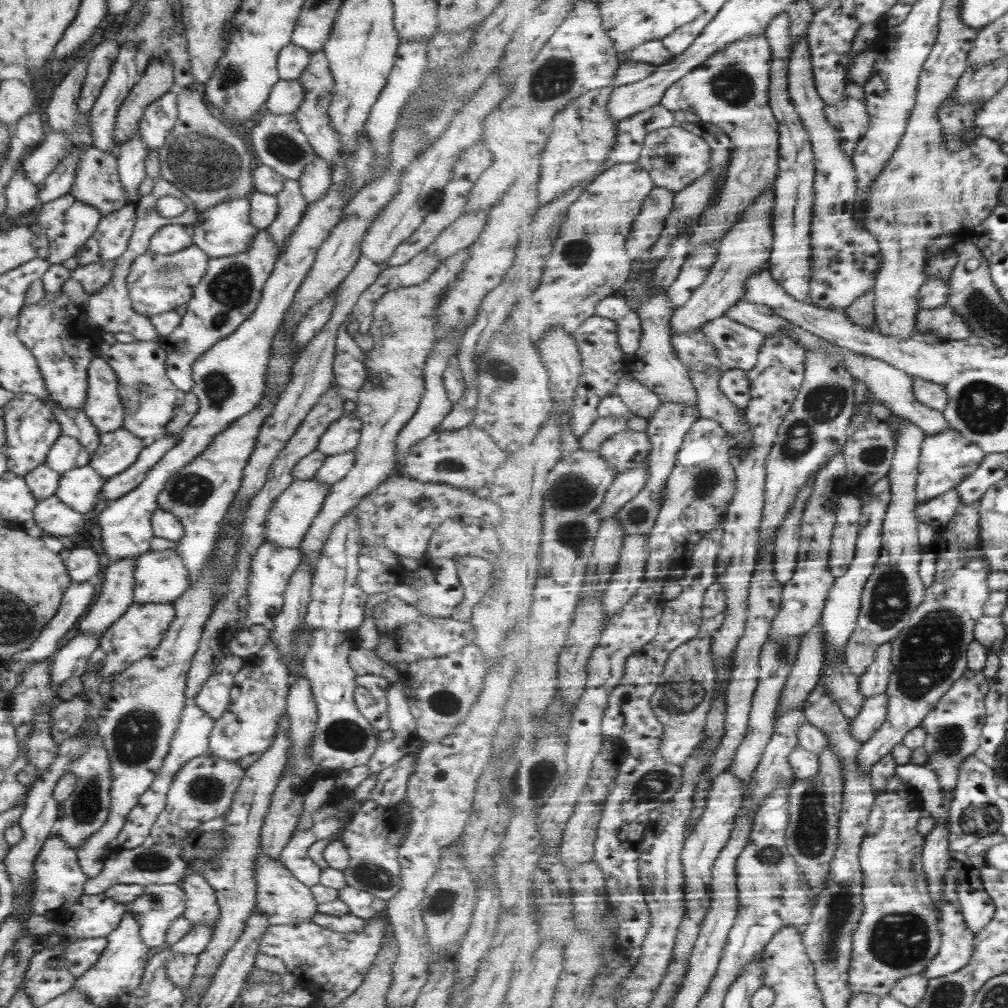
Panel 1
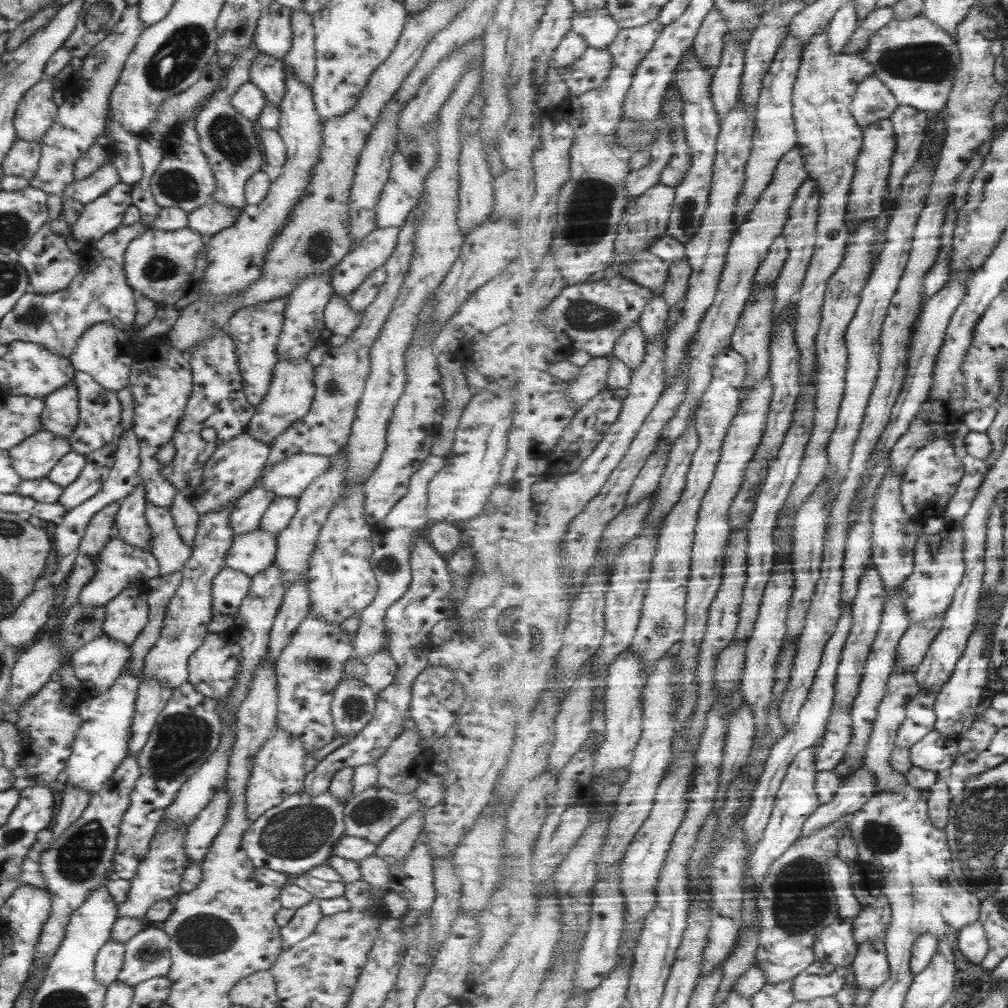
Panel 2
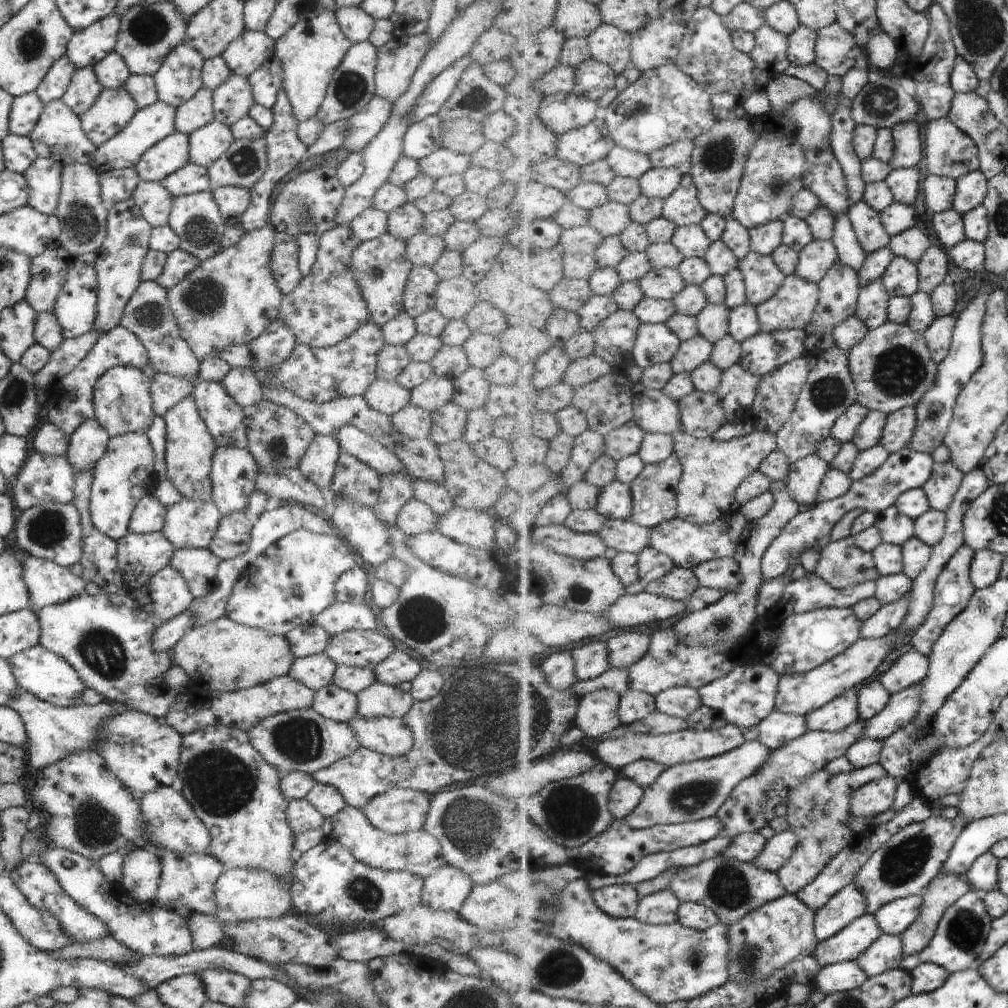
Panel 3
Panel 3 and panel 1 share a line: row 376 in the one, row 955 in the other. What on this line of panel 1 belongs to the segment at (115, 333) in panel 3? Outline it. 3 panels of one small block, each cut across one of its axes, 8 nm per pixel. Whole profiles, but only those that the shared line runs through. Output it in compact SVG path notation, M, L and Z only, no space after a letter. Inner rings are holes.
M106 937L101 938L80 938L69 940L65 943L65 961L67 970L75 977L81 976L90 969L97 958L103 954L107 946Z

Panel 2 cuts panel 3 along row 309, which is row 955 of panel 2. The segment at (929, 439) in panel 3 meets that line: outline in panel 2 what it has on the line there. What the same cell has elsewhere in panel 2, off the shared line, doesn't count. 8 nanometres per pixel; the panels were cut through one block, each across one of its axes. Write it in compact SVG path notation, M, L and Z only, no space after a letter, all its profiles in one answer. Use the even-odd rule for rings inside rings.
M981 921L963 927L958 932L958 952L969 962L981 964L989 953L988 934Z

